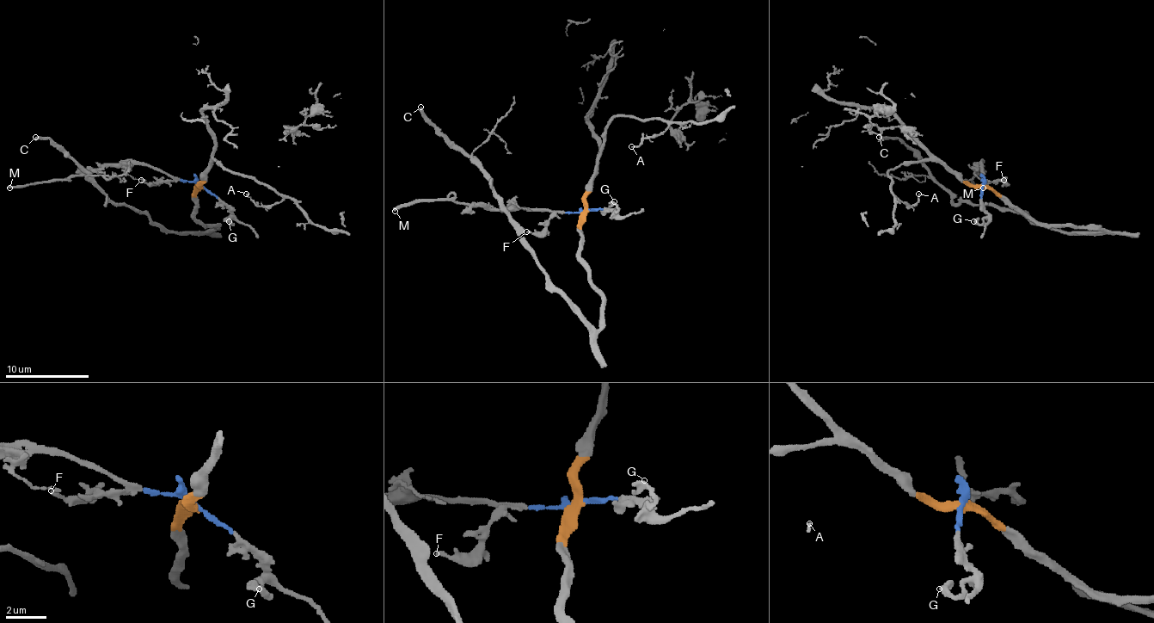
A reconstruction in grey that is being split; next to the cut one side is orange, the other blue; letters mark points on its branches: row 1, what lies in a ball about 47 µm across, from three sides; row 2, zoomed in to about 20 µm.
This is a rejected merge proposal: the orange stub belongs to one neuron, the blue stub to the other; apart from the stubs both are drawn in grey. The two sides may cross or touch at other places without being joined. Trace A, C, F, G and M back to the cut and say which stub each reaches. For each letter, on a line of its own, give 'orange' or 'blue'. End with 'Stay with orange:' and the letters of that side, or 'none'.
A: orange
C: orange
F: blue
G: blue
M: blue
Stay with orange: A, C

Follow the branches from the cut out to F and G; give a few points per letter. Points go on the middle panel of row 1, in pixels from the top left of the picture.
F: (585, 211), (555, 213), (539, 232), (526, 232)
G: (585, 211), (604, 209), (614, 213), (614, 200)

